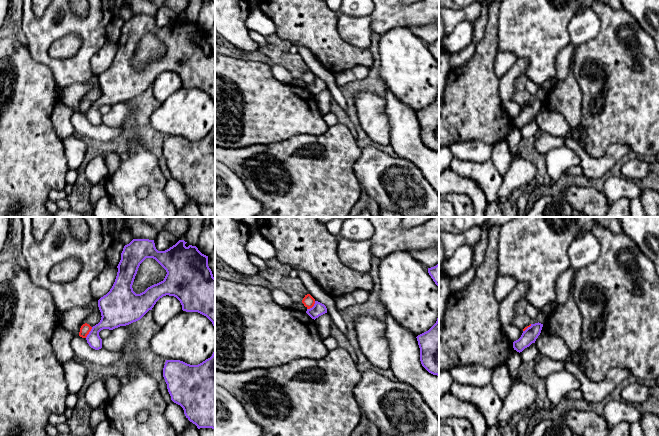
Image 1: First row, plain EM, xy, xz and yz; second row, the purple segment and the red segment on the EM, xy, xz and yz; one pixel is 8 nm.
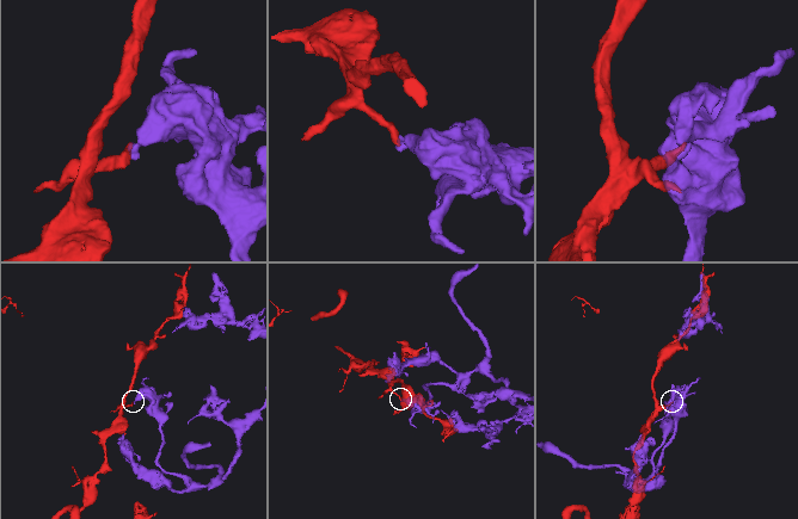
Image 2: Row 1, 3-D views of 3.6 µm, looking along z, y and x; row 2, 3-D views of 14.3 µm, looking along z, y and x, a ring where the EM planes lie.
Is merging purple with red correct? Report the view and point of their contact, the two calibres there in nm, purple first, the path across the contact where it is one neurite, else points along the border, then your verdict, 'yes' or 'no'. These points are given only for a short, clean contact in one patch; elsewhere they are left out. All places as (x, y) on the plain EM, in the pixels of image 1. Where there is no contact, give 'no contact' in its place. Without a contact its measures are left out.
meets purple in xz at (313, 82); 100 nm thick on the purple side, 90 nm on the other; no

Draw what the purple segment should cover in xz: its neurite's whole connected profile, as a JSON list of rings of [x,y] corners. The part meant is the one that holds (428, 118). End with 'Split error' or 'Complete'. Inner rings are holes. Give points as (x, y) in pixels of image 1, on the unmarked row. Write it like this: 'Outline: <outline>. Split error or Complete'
Outline: [[[439,90],[436,99],[416,114],[422,142],[429,149],[439,152]]]. Complete

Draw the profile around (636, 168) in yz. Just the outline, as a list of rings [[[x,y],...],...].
[[[631,155],[630,159],[623,163],[621,174],[631,180],[639,182],[643,180],[649,172],[649,163],[637,155]]]

